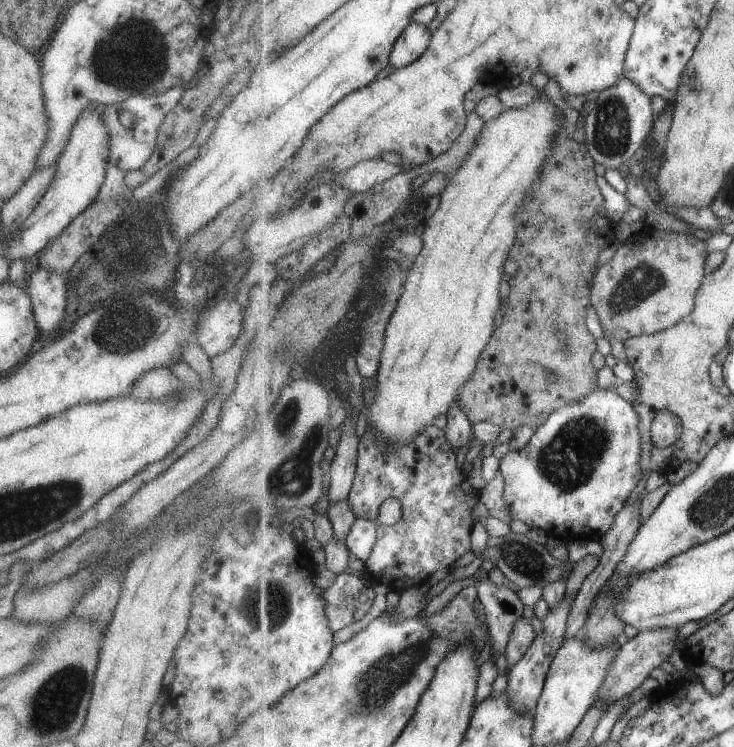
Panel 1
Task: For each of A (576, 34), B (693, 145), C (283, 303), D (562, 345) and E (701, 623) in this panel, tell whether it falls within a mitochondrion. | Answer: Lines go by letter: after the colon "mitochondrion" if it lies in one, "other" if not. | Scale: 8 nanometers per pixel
A: other
B: other
C: other
D: mitochondrion
E: other

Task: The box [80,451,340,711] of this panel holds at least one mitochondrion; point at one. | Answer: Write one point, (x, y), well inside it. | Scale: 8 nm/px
(267, 605)

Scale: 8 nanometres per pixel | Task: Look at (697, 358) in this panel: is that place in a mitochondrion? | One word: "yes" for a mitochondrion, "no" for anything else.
no

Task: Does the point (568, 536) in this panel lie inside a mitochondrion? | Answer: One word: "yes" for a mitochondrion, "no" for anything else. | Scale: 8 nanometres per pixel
no

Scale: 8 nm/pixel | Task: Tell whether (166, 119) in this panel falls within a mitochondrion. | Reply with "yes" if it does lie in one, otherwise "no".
no

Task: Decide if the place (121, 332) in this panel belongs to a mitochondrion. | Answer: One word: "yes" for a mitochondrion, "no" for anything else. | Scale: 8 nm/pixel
yes

